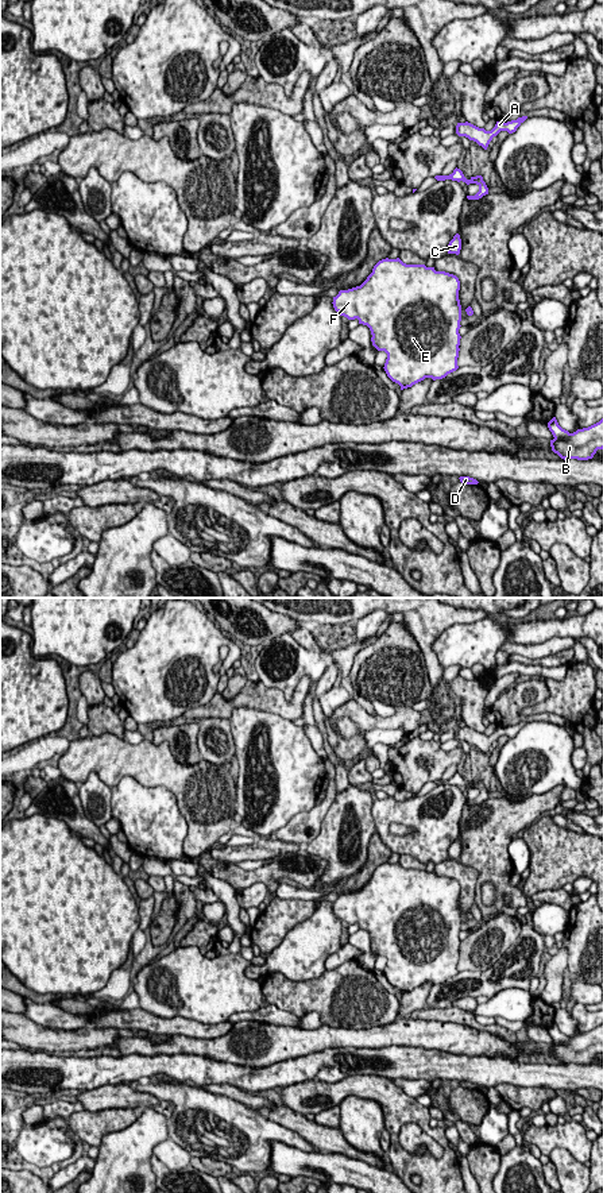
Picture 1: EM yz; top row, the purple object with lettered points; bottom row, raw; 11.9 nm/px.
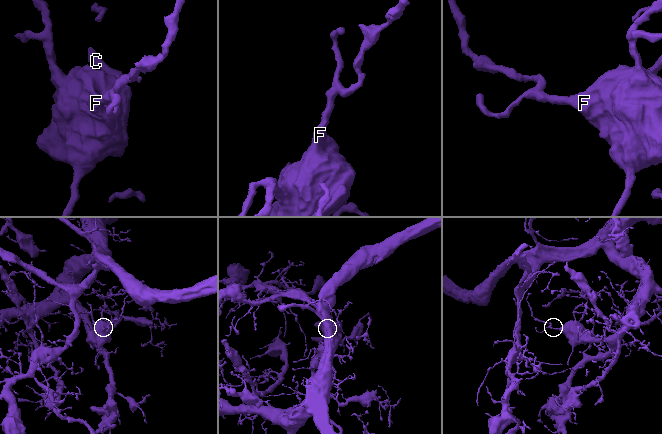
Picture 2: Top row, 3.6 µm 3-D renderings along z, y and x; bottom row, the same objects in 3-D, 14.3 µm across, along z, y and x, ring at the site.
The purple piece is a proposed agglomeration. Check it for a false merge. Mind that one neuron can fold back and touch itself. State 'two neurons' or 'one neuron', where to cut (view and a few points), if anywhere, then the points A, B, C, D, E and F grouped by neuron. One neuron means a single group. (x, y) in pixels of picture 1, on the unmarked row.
one neuron; no cut; A B C D E F

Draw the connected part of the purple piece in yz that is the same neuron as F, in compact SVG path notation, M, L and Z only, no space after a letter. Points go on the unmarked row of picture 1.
M386 862L374 870L360 891L340 895L332 908L340 920L357 923L359 928L370 933L372 950L387 958L383 972L387 981L403 995L425 982L442 984L459 973L459 895L460 885L453 879Z

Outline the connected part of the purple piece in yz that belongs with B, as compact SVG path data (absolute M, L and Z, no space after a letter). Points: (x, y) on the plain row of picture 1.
M553 1022L548 1027L548 1032L554 1042L550 1045L552 1055L564 1065L588 1065L594 1062L598 1054L603 1054L603 1023L588 1032L569 1038Z

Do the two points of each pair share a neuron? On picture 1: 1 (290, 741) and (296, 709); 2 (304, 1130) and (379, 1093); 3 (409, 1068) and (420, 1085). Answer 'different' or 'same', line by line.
1: different
2: different
3: different

